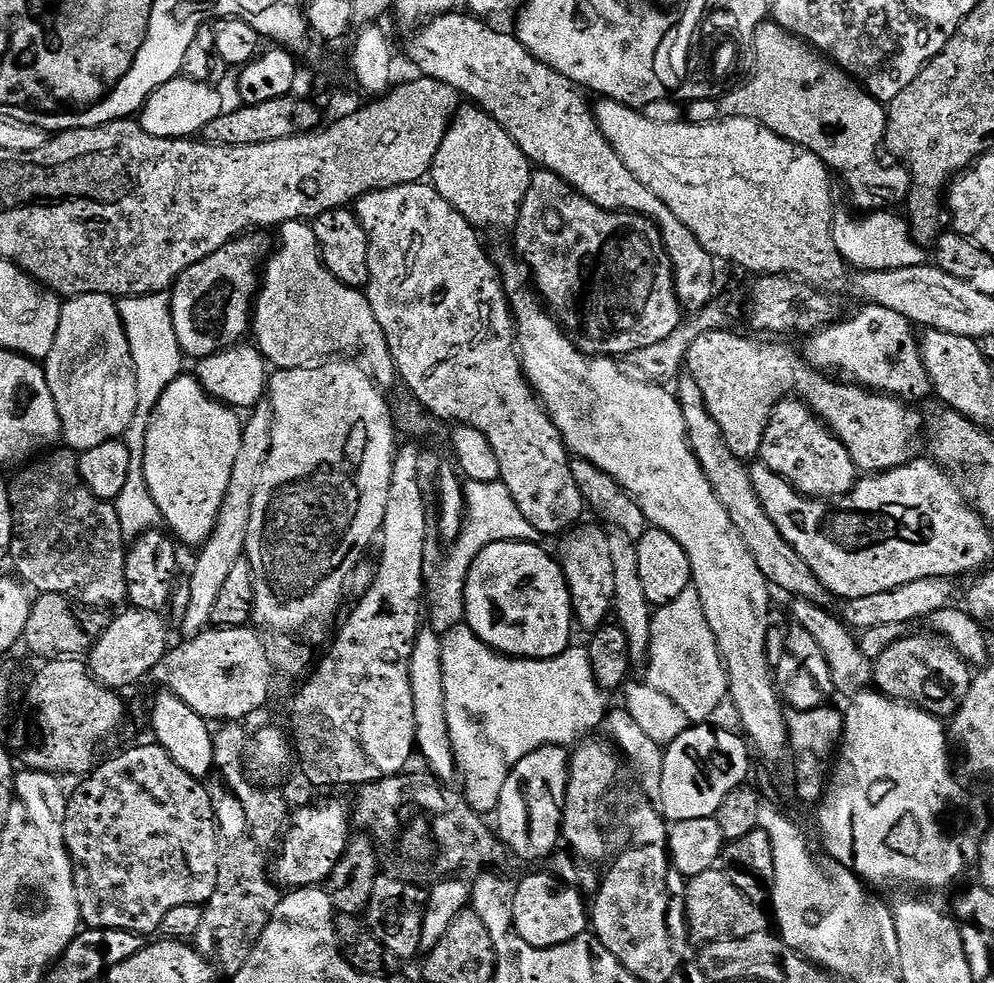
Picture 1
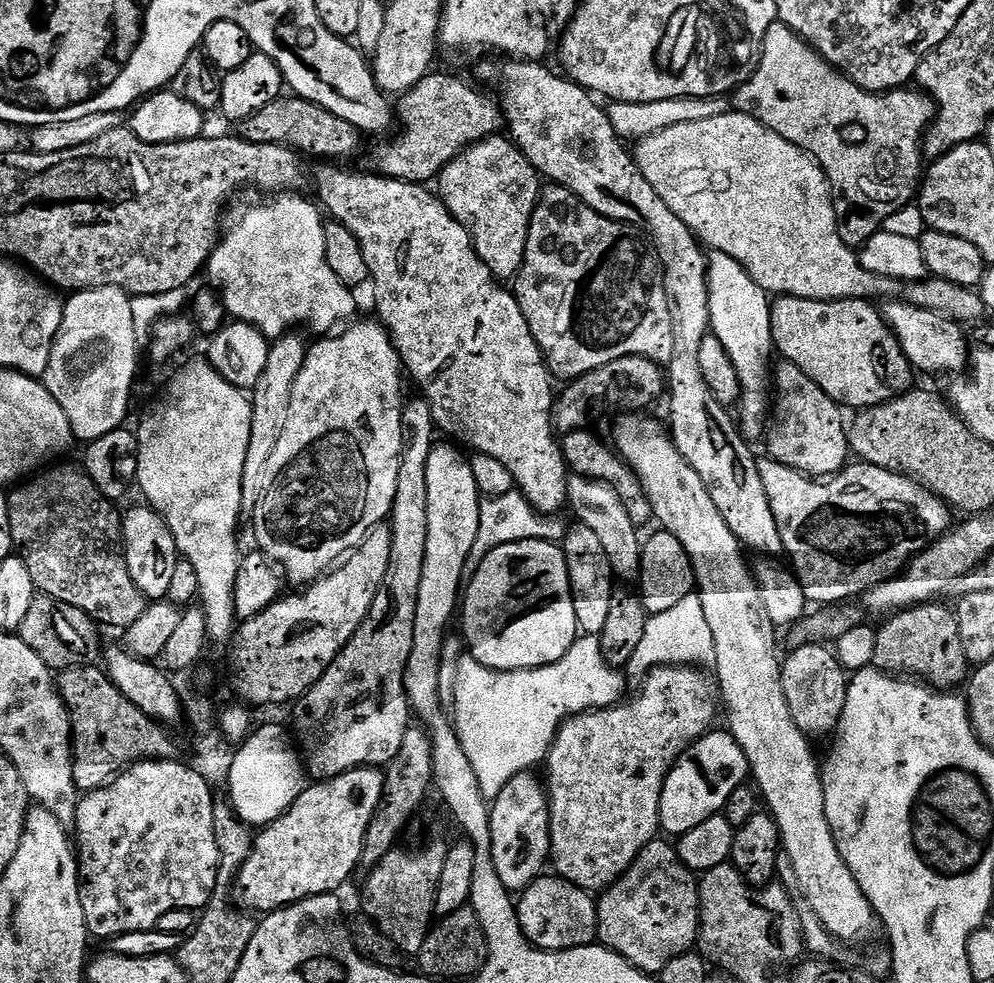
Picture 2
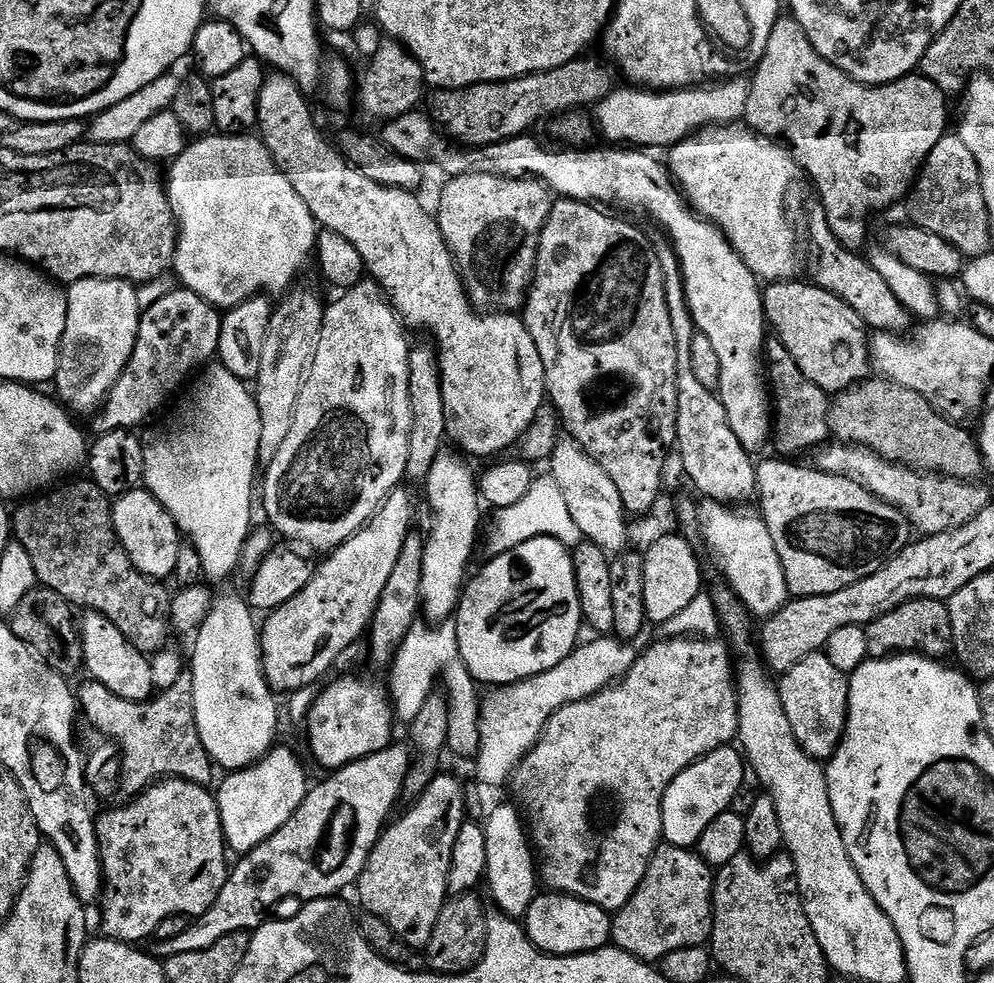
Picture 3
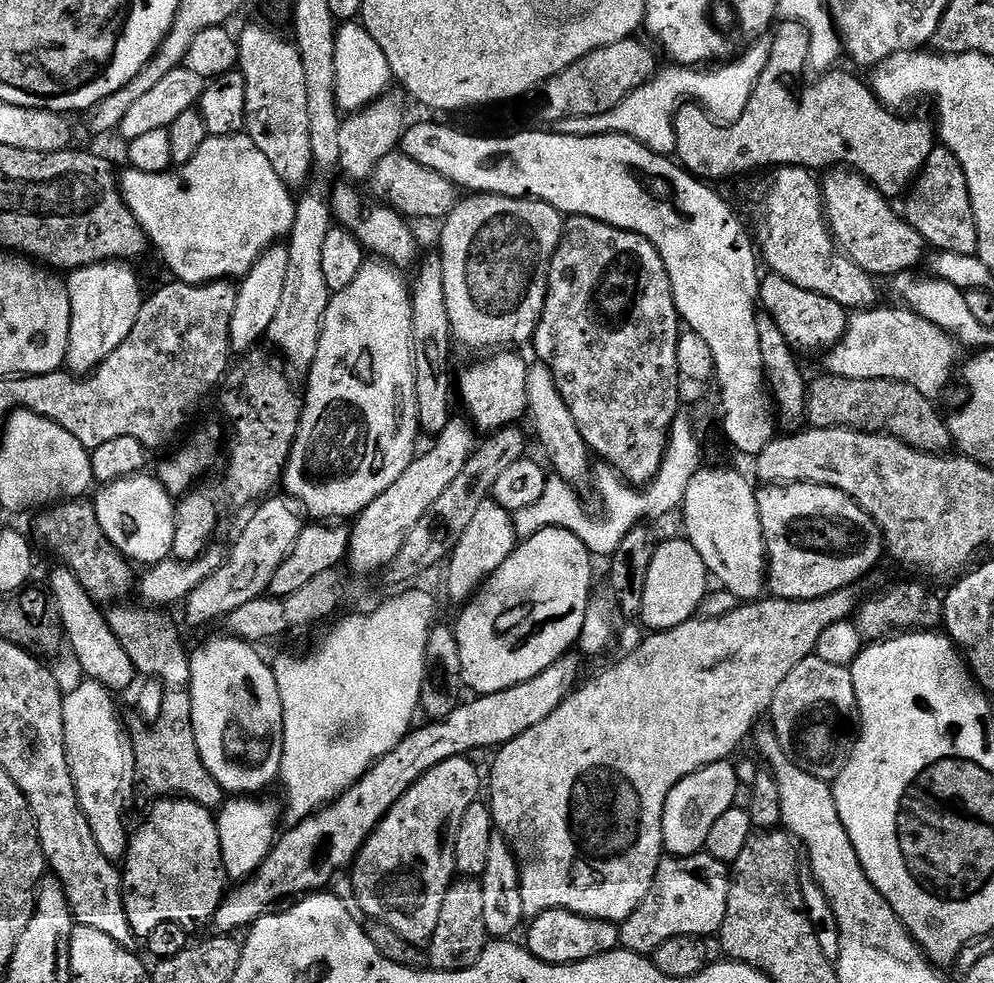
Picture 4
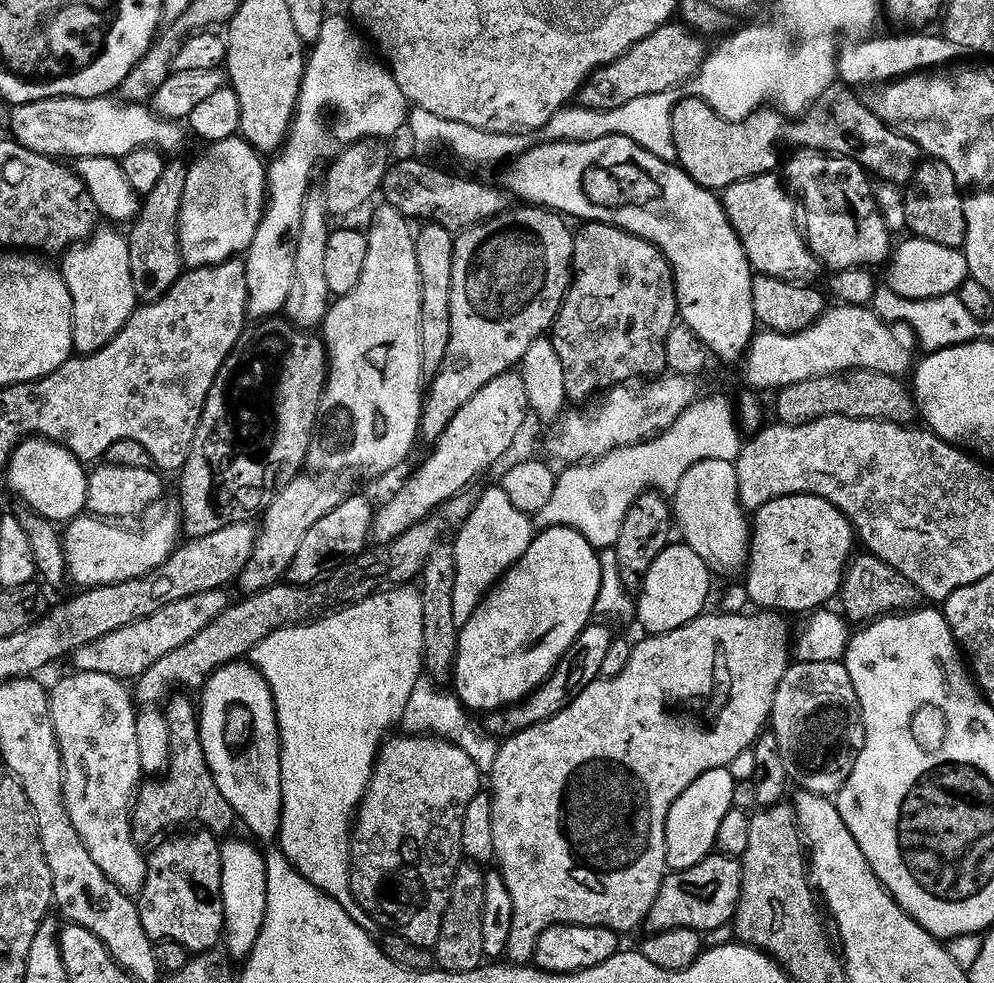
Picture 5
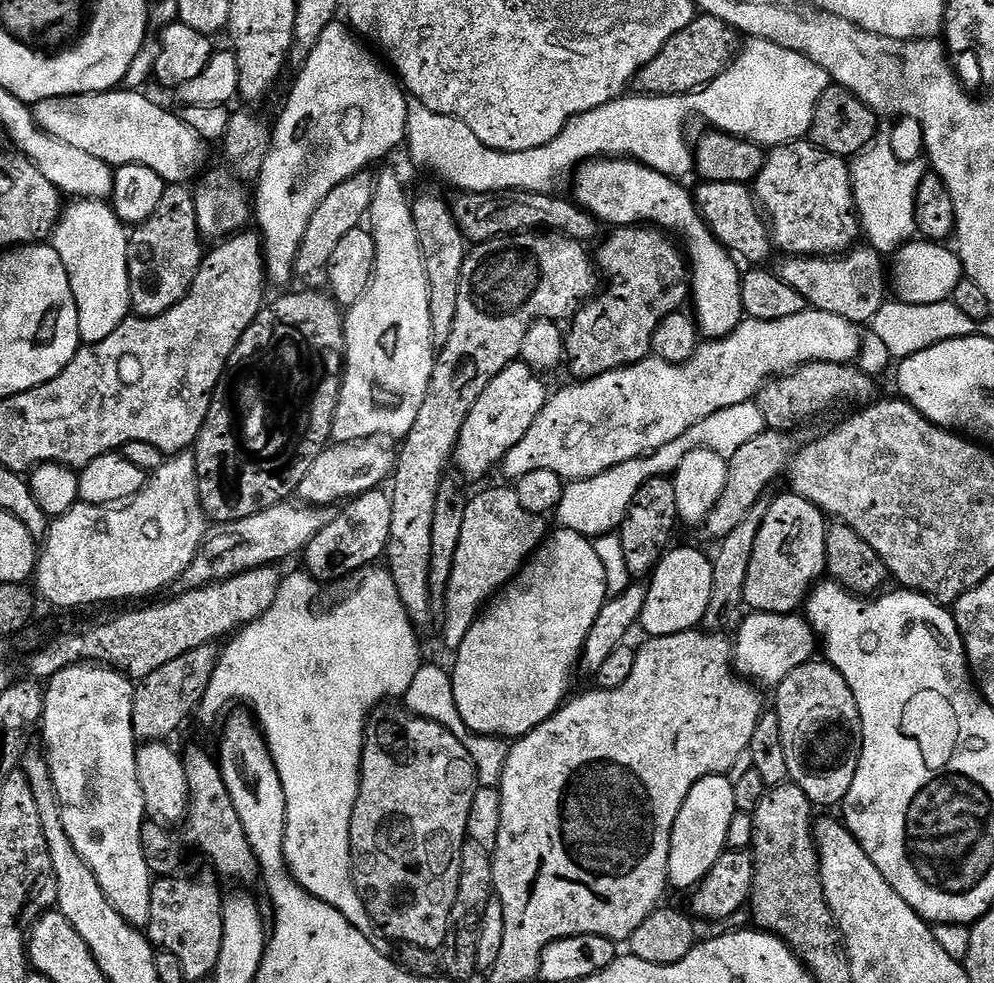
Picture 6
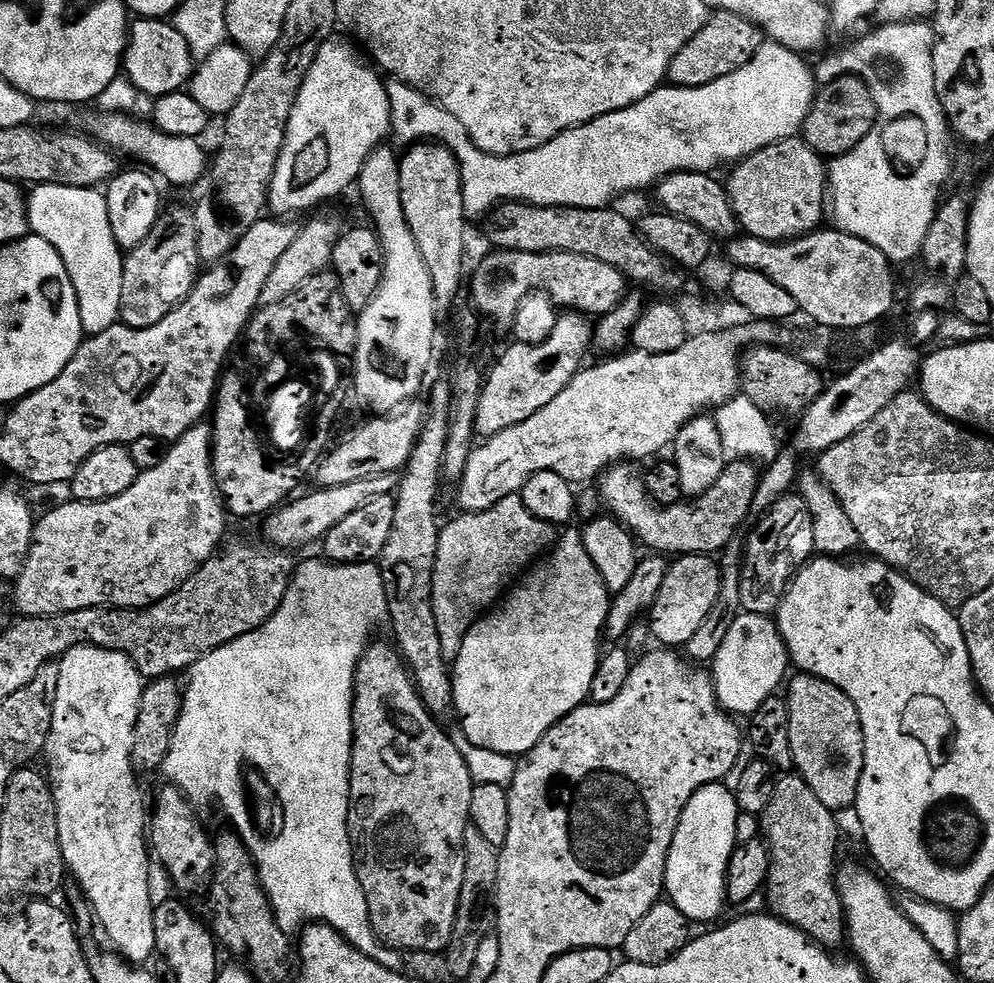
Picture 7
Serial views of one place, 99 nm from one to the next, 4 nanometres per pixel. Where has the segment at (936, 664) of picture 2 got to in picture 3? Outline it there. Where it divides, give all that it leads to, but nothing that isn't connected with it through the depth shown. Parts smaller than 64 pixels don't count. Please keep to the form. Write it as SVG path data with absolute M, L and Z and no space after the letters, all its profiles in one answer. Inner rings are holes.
M911 600L898 610L890 610L882 618L864 628L864 637L868 643L871 659L882 660L885 656L901 654L919 654L933 658L944 658L952 652L952 631L950 630L950 610L942 600Z

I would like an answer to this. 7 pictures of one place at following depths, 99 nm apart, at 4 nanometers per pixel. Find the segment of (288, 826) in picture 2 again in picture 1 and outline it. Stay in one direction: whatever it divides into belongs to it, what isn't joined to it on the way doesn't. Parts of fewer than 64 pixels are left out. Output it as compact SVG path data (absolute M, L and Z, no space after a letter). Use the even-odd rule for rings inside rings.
M328 800L317 808L300 808L297 812L295 809L274 860L277 885L288 890L323 885L348 848L348 820L350 824L349 805L347 808L340 800Z

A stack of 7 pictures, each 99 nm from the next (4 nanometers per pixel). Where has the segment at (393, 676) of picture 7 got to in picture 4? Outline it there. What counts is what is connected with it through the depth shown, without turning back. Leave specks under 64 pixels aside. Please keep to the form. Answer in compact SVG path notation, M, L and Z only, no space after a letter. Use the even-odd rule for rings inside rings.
M455 756L434 766L434 770L430 770L425 776L418 778L418 782L414 782L414 786L410 786L410 790L406 790L406 794L402 794L402 798L398 798L398 802L394 802L394 806L384 815L382 822L368 835L368 841L364 843L362 850L356 856L356 863L350 869L350 879L356 891L356 897L368 920L377 920L390 926L390 930L398 930L398 934L402 934L402 938L406 938L406 942L411 944L424 946L431 940L434 926L438 926L438 914L442 914L442 902L446 902L448 887L454 883L458 876L456 870L458 826L462 826L462 817L466 815L466 810L470 810L470 806L481 799L480 774L482 774L481 769L472 765L468 758L462 756Z

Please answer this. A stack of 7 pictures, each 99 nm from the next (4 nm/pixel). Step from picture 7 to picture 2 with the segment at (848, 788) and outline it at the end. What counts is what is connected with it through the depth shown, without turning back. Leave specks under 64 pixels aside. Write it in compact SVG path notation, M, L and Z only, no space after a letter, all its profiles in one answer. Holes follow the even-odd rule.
M822 644L793 648L783 657L780 673L782 690L786 690L786 702L798 730L802 730L809 738L824 736L827 732L828 735L835 733L846 706L846 690L850 679L849 673L836 659L835 651Z

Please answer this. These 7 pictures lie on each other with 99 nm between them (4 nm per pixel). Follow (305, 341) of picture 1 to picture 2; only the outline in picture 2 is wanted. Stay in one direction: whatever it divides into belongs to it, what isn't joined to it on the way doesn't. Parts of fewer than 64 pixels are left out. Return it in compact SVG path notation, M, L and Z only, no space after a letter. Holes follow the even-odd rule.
M280 194L273 199L276 200L273 204L256 204L246 209L233 222L232 229L219 237L206 265L206 275L216 284L224 284L225 313L233 321L254 325L269 338L287 336L290 330L299 329L296 328L299 324L305 324L312 332L320 332L316 334L328 334L339 320L351 321L356 312L353 289L342 283L326 262L326 220L321 209L296 195L300 194Z

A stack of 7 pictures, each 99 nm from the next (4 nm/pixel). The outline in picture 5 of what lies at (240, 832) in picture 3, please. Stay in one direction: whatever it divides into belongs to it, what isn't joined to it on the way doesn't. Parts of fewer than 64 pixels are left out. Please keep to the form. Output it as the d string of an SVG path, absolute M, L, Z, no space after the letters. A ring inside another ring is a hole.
M225 839L220 846L222 858L222 902L224 903L224 938L226 952L233 961L243 962L254 950L258 934L266 922L268 905L268 871L265 853L255 848L255 843Z

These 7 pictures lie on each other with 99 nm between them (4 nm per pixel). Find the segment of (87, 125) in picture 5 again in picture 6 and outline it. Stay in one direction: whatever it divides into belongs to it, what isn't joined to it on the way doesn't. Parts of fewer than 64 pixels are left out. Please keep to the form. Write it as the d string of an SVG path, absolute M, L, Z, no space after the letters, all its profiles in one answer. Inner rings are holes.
M91 92L85 96L59 96L39 100L32 108L36 126L54 138L62 138L94 158L102 158L113 166L137 164L154 170L169 184L187 185L198 176L196 167L206 142L179 115L167 112L140 92Z

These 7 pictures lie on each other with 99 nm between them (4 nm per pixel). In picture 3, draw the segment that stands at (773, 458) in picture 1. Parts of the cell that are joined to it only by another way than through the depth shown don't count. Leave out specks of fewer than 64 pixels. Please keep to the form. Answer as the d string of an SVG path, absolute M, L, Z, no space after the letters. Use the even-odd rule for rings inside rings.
M775 338L769 339L766 344L766 375L770 385L770 395L774 401L771 443L774 448L776 444L777 450L780 451L777 453L784 458L800 458L803 452L811 453L819 449L830 436L829 393L814 386L814 382L810 382L810 378L806 378L806 374L798 370L798 362L790 358L790 350L786 350L786 346L782 346L782 342Z

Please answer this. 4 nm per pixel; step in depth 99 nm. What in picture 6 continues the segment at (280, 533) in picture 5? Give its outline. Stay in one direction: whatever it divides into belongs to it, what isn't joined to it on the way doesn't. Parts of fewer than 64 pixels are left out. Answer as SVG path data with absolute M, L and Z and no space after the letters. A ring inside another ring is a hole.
M375 439L358 440L355 444L337 444L325 447L316 457L310 472L299 486L298 496L303 503L317 506L336 506L349 498L360 496L363 492L374 492L380 484L391 477L397 453L387 448L387 443Z

